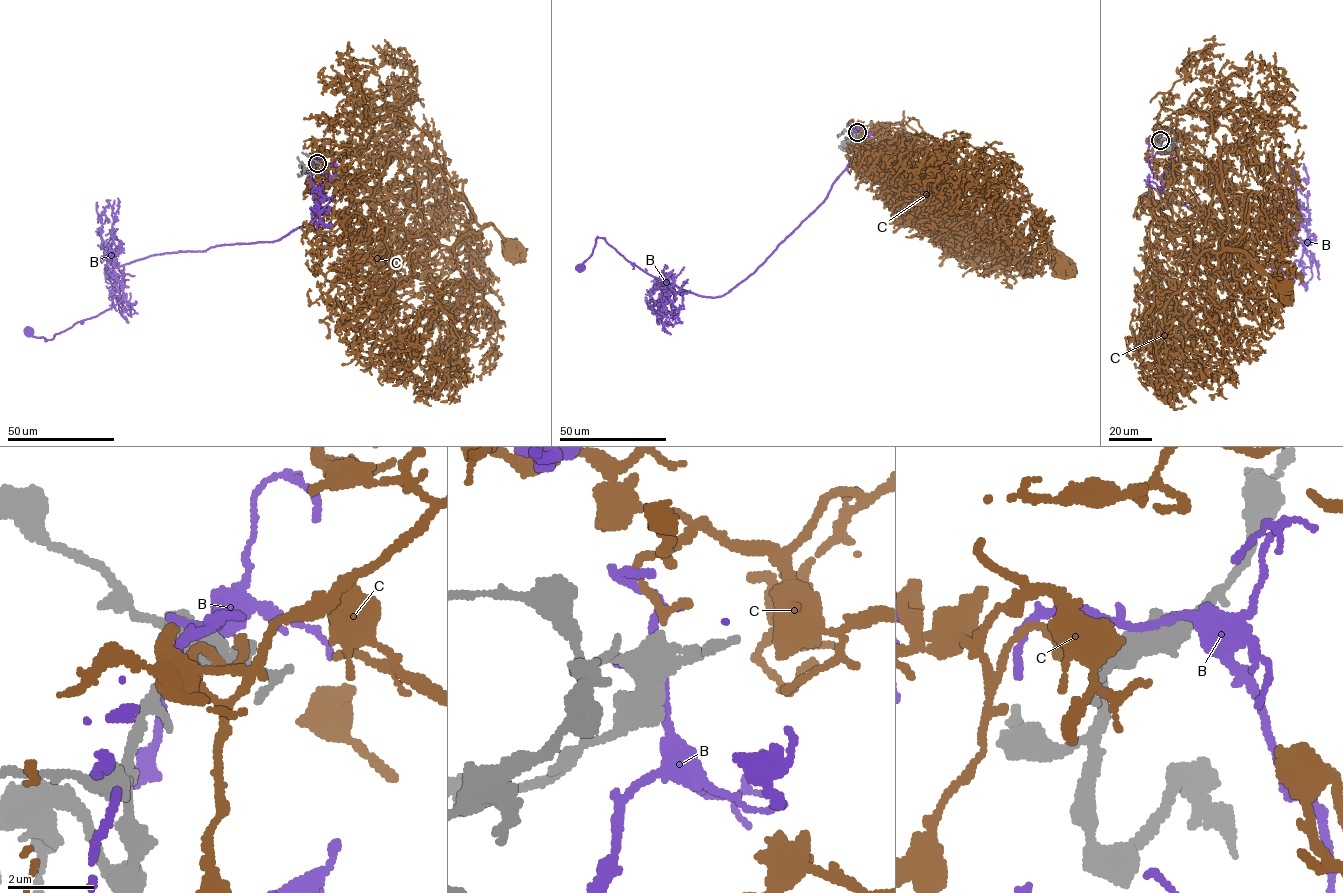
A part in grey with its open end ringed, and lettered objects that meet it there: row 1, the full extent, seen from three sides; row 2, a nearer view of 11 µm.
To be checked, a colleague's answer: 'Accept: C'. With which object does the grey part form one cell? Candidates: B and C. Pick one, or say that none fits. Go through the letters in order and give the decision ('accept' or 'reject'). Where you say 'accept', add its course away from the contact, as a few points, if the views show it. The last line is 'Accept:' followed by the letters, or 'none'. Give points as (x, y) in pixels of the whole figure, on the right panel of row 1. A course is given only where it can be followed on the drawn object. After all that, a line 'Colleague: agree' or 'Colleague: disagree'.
B: reject
C: accept | via (1159, 139), (1155, 126), (1160, 134), (1191, 108), (1211, 125), (1227, 209), (1224, 247), (1244, 250), (1282, 288)
Accept: C
Colleague: agree

